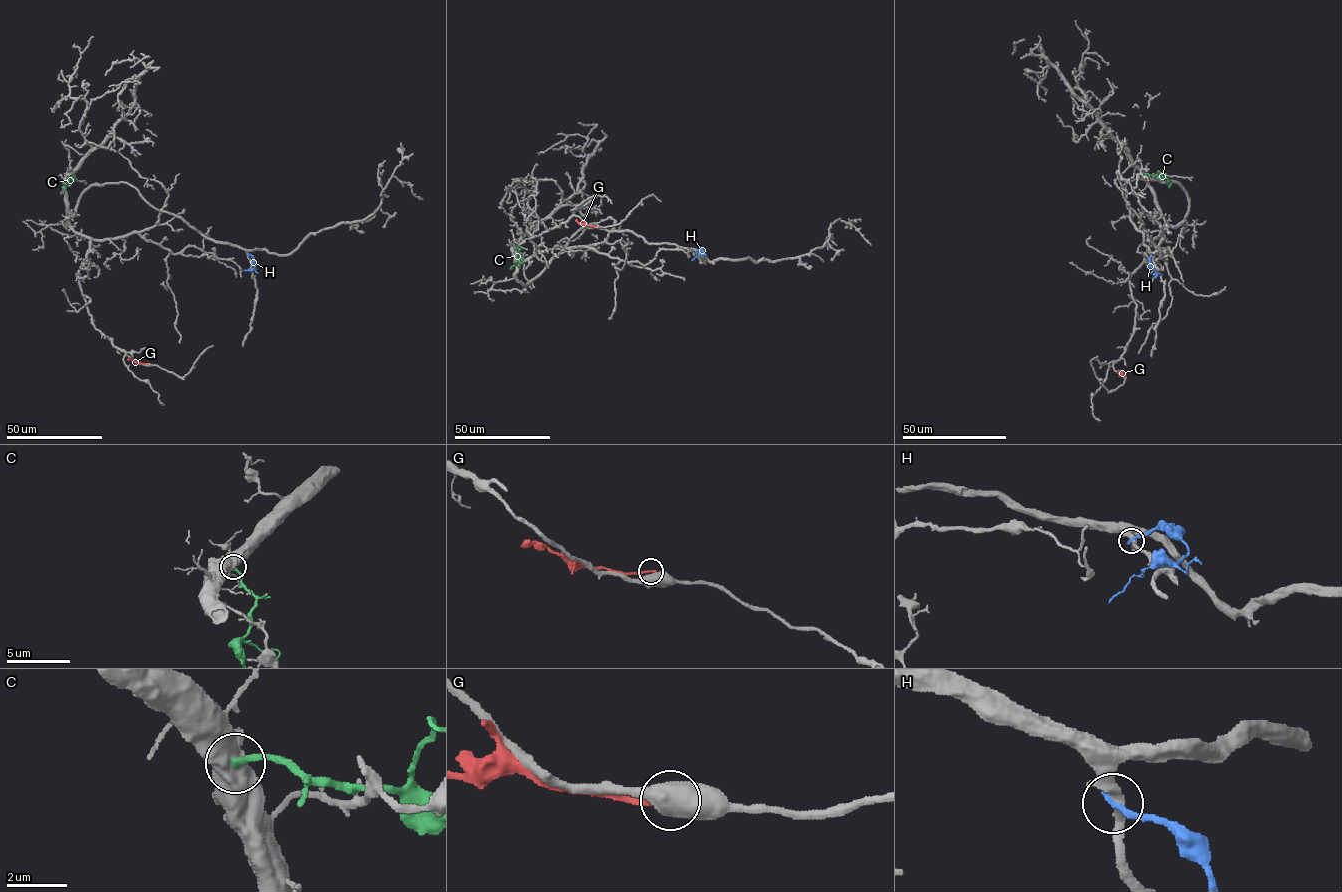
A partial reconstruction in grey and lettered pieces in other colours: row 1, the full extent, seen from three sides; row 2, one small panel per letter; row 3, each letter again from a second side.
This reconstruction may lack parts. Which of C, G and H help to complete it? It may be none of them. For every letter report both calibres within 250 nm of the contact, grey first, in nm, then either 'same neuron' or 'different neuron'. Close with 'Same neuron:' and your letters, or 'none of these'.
C: 850 nm thick on the grey side, 220 nm on the other; different neuron
G: 750 nm thick on the grey side, 200 nm on the other; different neuron
H: 280 nm thick on the grey side, 260 nm on the other; different neuron
Same neuron: none of these

